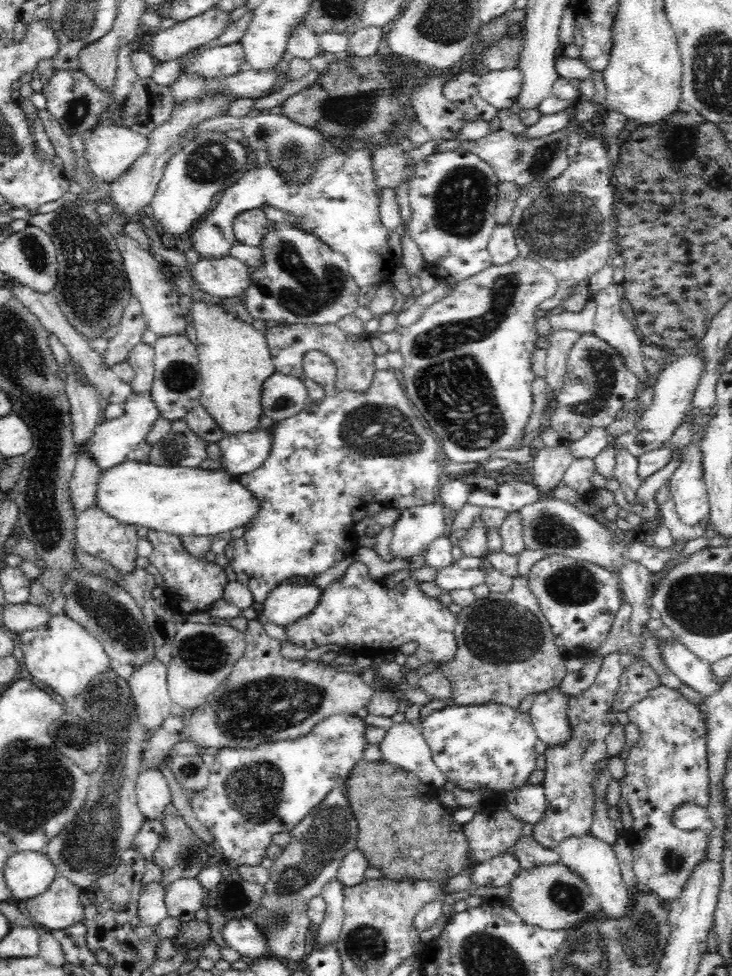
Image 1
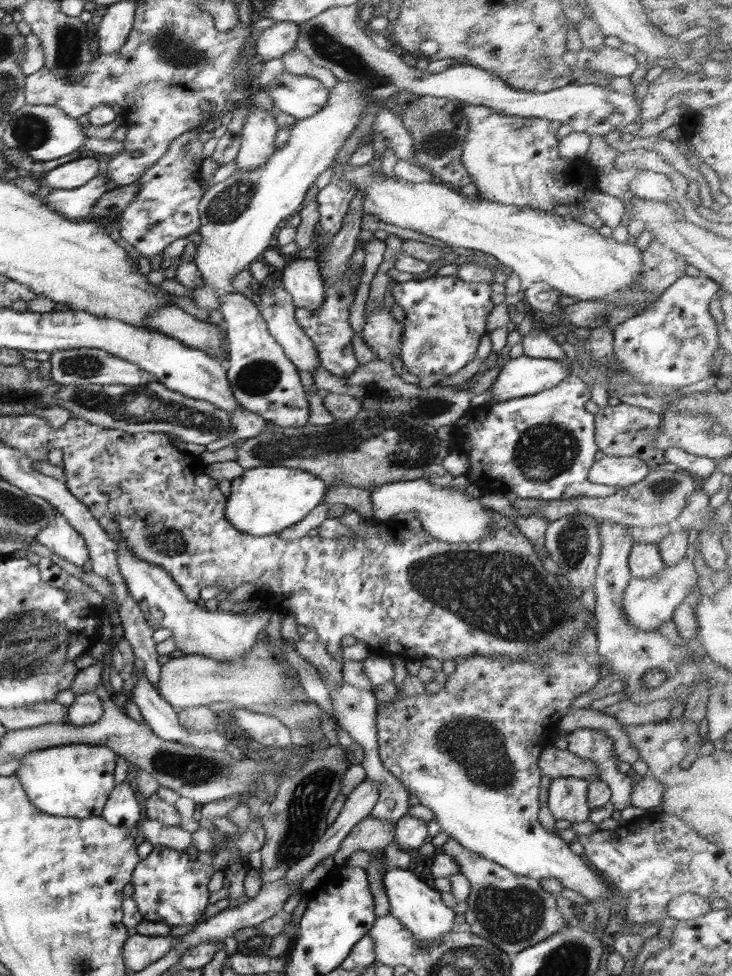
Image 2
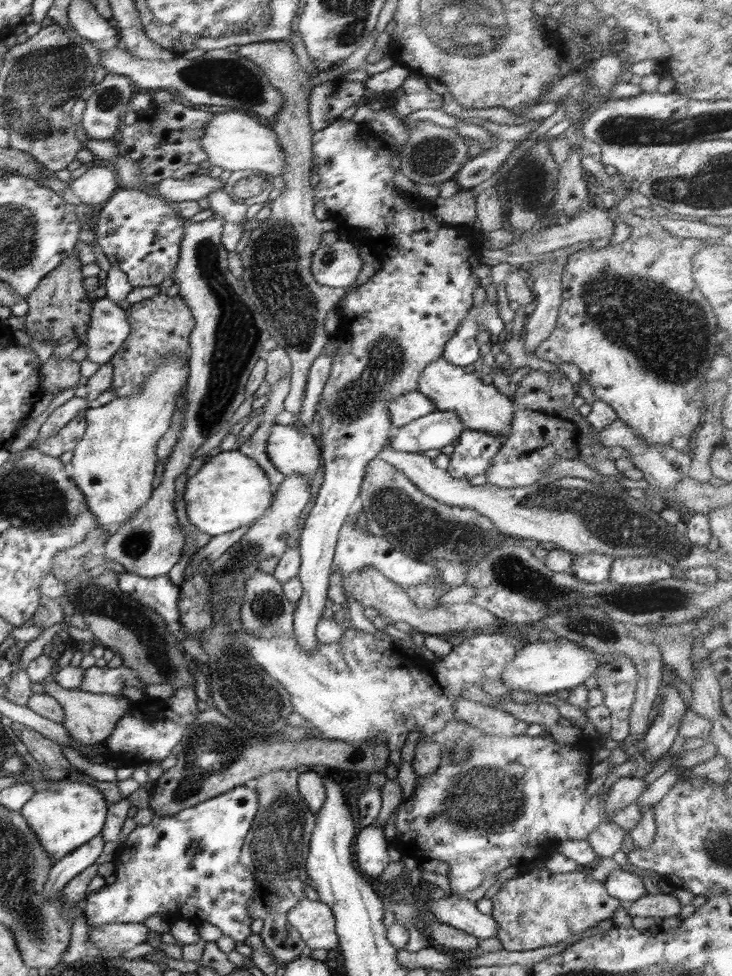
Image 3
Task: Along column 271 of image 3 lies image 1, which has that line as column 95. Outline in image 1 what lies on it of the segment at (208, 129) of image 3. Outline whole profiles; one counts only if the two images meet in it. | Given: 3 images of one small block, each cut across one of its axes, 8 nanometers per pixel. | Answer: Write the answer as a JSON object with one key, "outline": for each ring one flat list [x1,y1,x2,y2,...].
{"outline":[[100,125,84,135,84,158,88,162,91,178,111,183,121,177,132,163,146,150,149,140,131,128,118,125]]}

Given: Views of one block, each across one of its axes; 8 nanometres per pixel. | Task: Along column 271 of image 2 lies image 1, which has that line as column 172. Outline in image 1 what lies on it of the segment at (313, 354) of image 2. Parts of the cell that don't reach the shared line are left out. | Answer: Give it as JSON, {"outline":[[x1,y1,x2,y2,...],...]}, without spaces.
{"outline":[[114,234,118,251,124,260,126,272,132,294,139,300,147,327,158,338,162,336,184,336,186,334,186,320,179,305,180,293,169,285,162,269,164,263,159,262,149,250,143,250,140,244,124,234]]}

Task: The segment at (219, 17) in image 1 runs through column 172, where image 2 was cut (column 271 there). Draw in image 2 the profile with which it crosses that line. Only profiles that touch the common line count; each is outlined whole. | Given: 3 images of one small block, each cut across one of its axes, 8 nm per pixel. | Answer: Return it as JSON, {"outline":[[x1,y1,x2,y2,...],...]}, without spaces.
{"outline":[[277,21,257,36,255,51,265,62,280,58,295,48,298,33,299,25]]}

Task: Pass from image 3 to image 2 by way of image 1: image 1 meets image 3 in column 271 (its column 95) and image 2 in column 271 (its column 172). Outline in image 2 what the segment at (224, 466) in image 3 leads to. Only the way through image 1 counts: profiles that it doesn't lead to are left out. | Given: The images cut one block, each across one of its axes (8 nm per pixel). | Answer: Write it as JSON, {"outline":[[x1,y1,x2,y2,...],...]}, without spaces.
{"outline":[[259,466,244,470,231,483,225,506,226,520,238,530,252,536,277,534,300,522,325,500,328,487,320,478,307,471,285,466]]}

